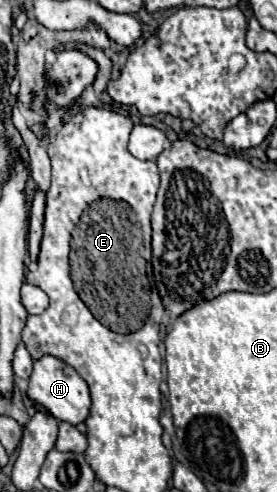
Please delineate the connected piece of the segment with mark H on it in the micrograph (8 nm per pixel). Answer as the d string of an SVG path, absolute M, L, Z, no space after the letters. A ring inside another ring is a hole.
M43 356L41 360L33 362L33 374L29 378L27 394L37 404L45 406L45 410L51 412L61 422L81 424L89 418L89 404L91 404L89 386L85 384L85 380L81 380L81 376L77 376L73 368L69 368L69 364L65 364L55 356Z

